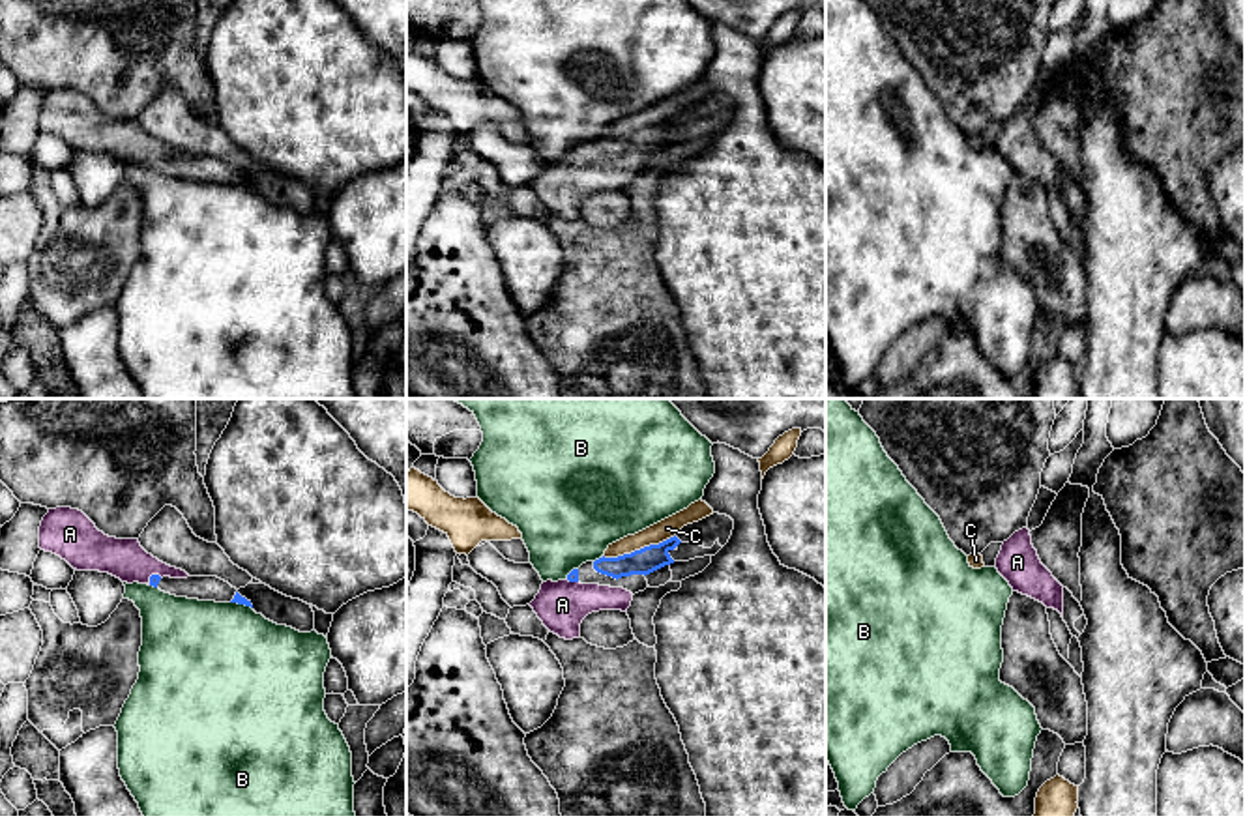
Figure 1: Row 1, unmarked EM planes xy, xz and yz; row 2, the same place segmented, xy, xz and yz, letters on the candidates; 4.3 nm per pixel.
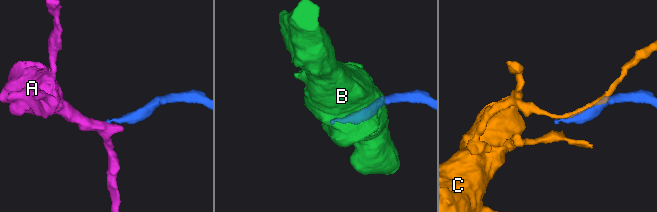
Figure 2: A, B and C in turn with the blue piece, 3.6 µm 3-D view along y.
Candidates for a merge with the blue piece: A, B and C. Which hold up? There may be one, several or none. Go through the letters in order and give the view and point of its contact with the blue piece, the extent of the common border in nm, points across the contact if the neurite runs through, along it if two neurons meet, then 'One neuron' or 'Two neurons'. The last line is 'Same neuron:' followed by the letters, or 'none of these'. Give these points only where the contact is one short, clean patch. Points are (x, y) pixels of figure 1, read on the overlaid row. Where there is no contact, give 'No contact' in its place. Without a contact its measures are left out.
A: Touches blue at xy (152, 575). Shared border 70 nm. Path across: xy (154, 579), (152, 575), (124, 558). One neuron
B: Touches blue at xz (600, 558). Shared border 50 nm. Two neurons
C: Touches blue at xz (641, 549). Shared border 320 nm. Two neurons
Same neuron: A

